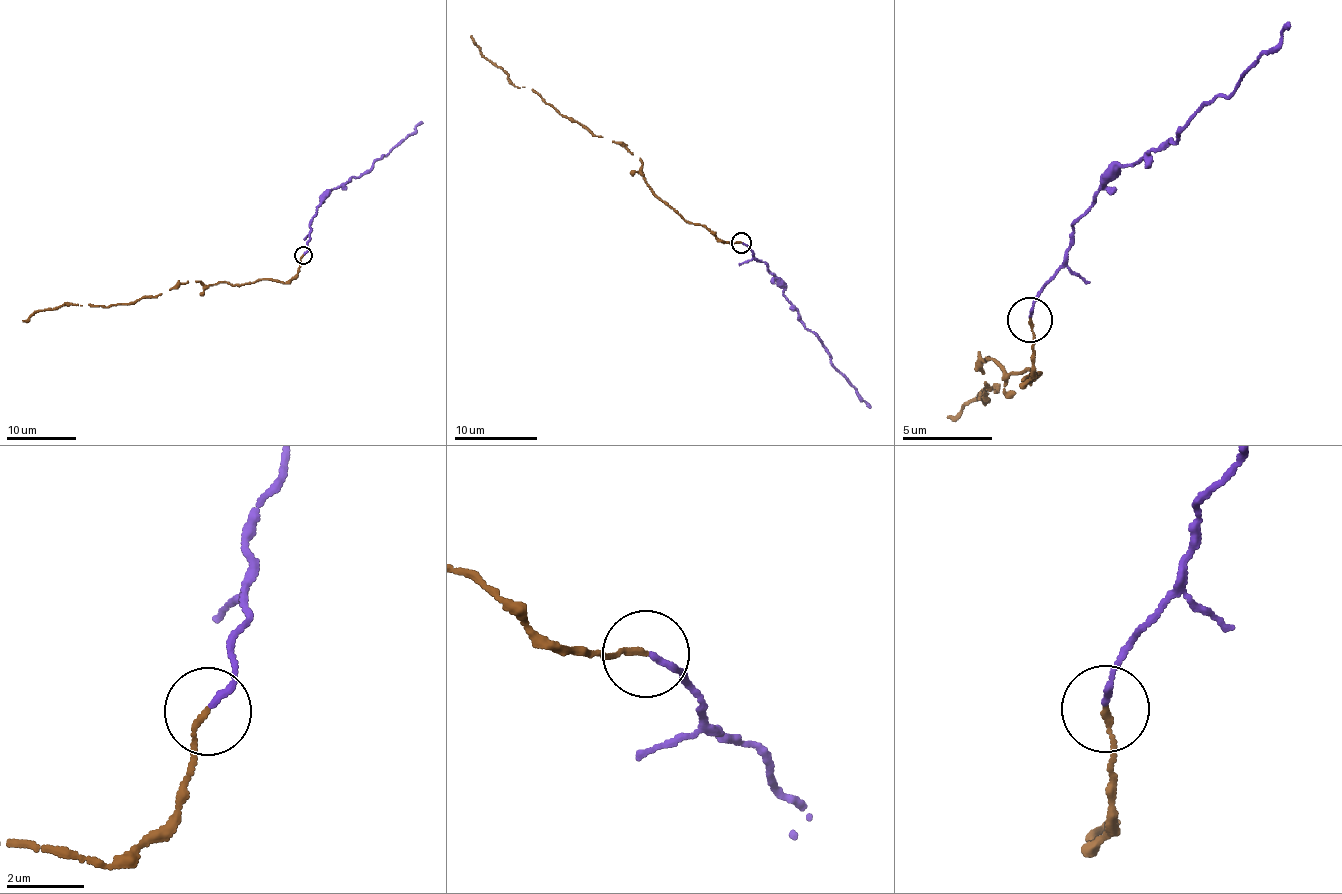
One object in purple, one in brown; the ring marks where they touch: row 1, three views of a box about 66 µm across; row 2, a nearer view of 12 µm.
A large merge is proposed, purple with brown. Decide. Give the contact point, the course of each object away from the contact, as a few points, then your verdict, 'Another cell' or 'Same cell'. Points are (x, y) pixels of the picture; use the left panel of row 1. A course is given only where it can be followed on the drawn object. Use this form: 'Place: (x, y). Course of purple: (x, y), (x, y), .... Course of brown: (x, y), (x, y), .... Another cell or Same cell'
Place: (303, 255). Course of purple: (303, 255), (308, 248), (311, 217), (329, 191), (371, 168), (422, 123). Course of brown: (303, 255), (298, 272), (284, 283), (188, 280), (136, 301), (73, 304), (22, 320). Same cell

